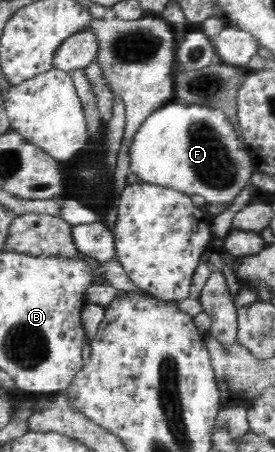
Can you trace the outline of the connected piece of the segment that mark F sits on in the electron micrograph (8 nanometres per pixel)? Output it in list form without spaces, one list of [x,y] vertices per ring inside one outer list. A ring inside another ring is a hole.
[[[176,100],[171,101],[169,104],[165,104],[160,109],[157,109],[157,111],[152,115],[149,115],[147,119],[143,120],[143,123],[138,127],[135,139],[132,141],[133,144],[130,149],[130,169],[132,173],[135,173],[137,177],[140,177],[140,182],[163,187],[172,187],[173,189],[182,191],[190,196],[197,194],[205,198],[209,205],[229,206],[232,203],[231,201],[241,193],[241,190],[250,183],[249,179],[251,179],[251,174],[255,170],[252,159],[249,157],[249,154],[247,154],[247,151],[244,148],[244,143],[241,140],[240,135],[235,131],[231,120],[229,120],[219,109],[214,109],[213,107],[209,108],[204,107],[203,105],[183,105]]]

